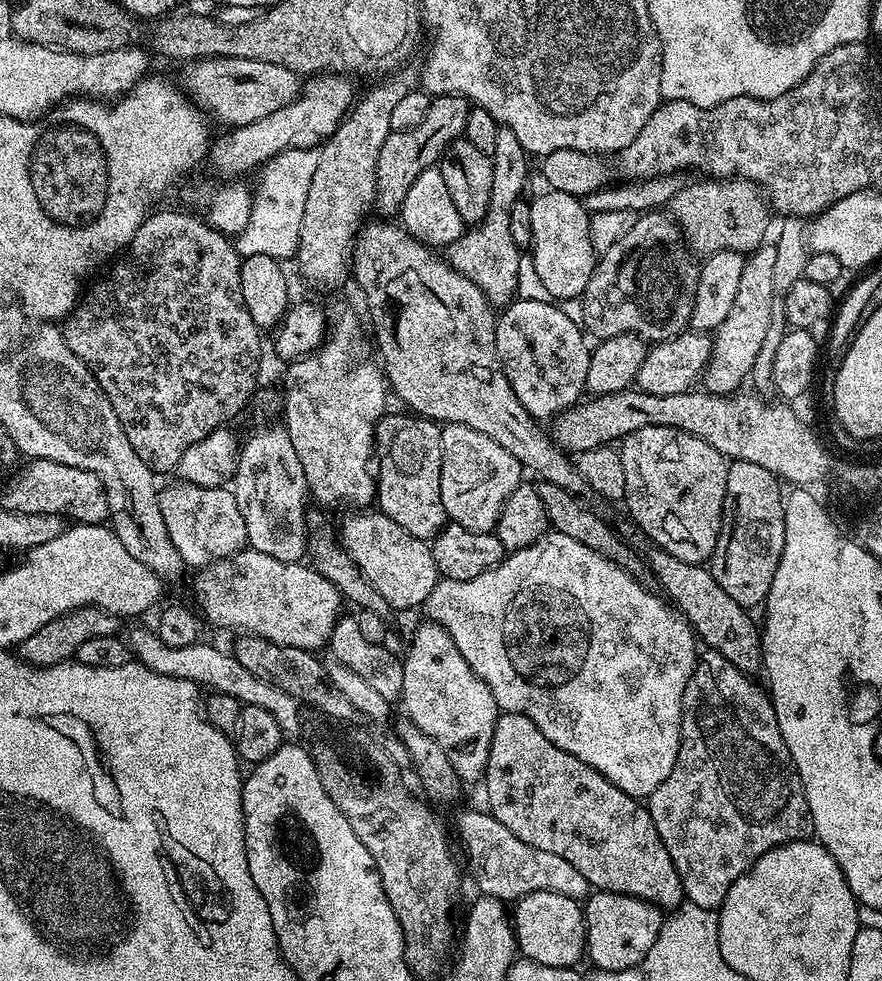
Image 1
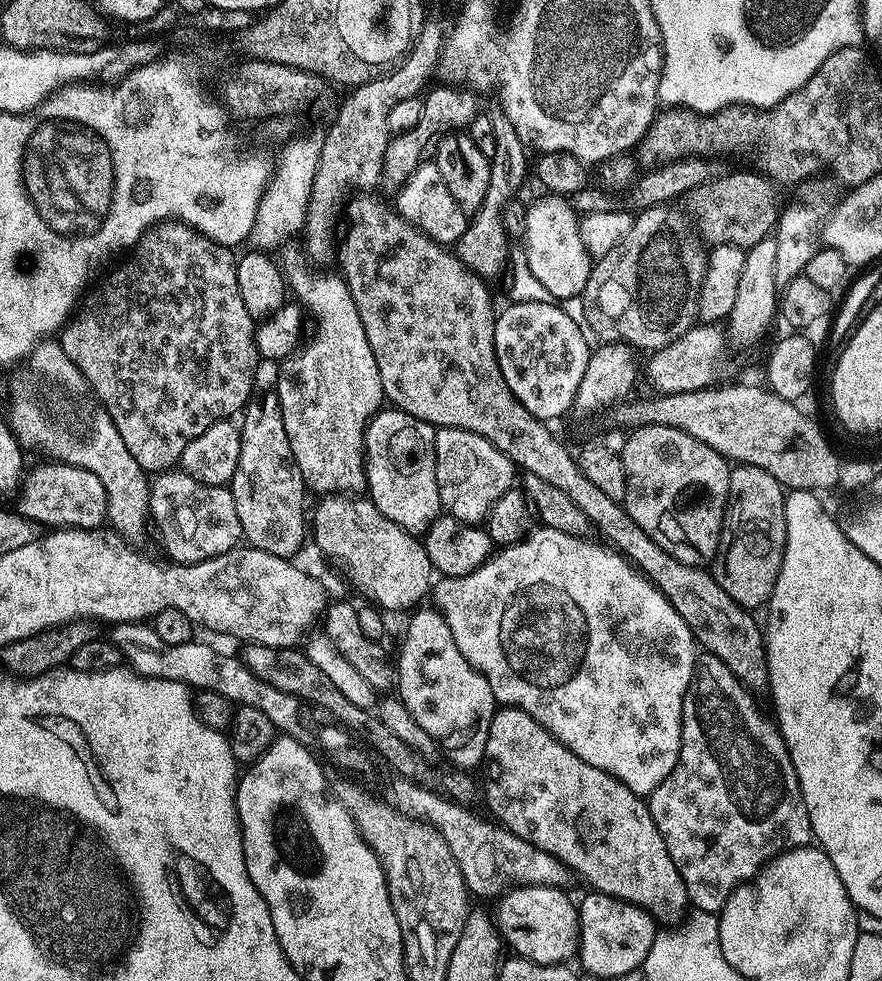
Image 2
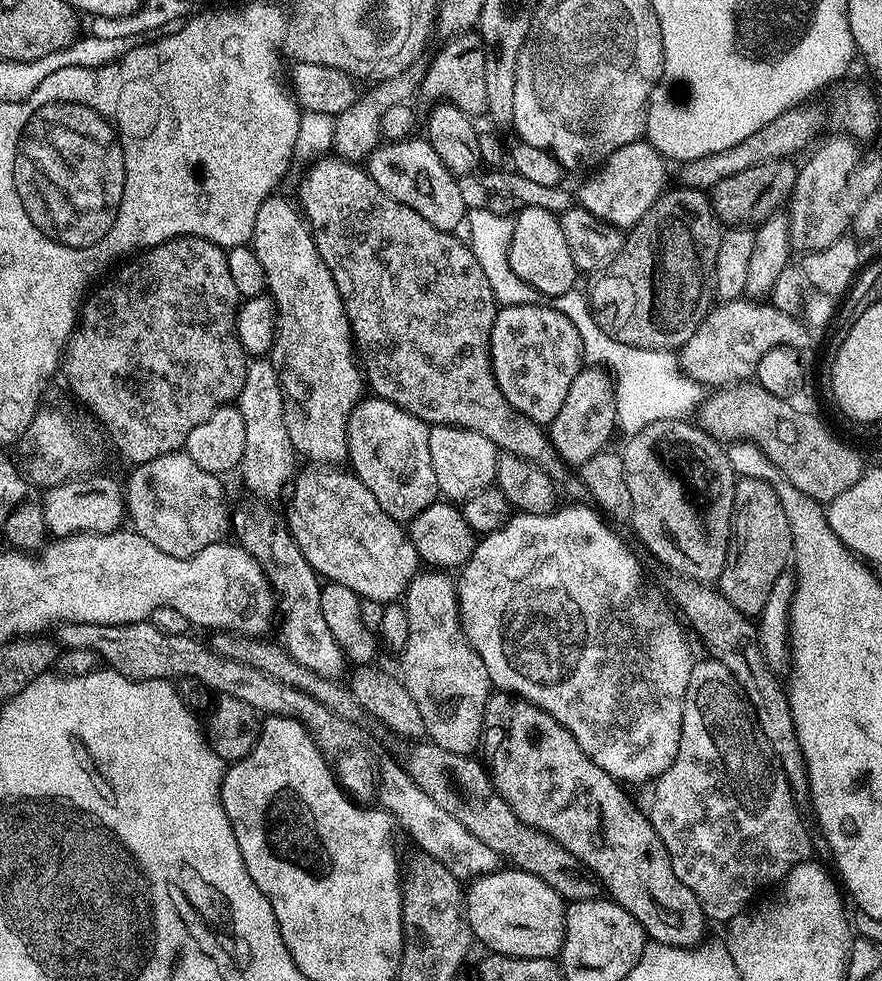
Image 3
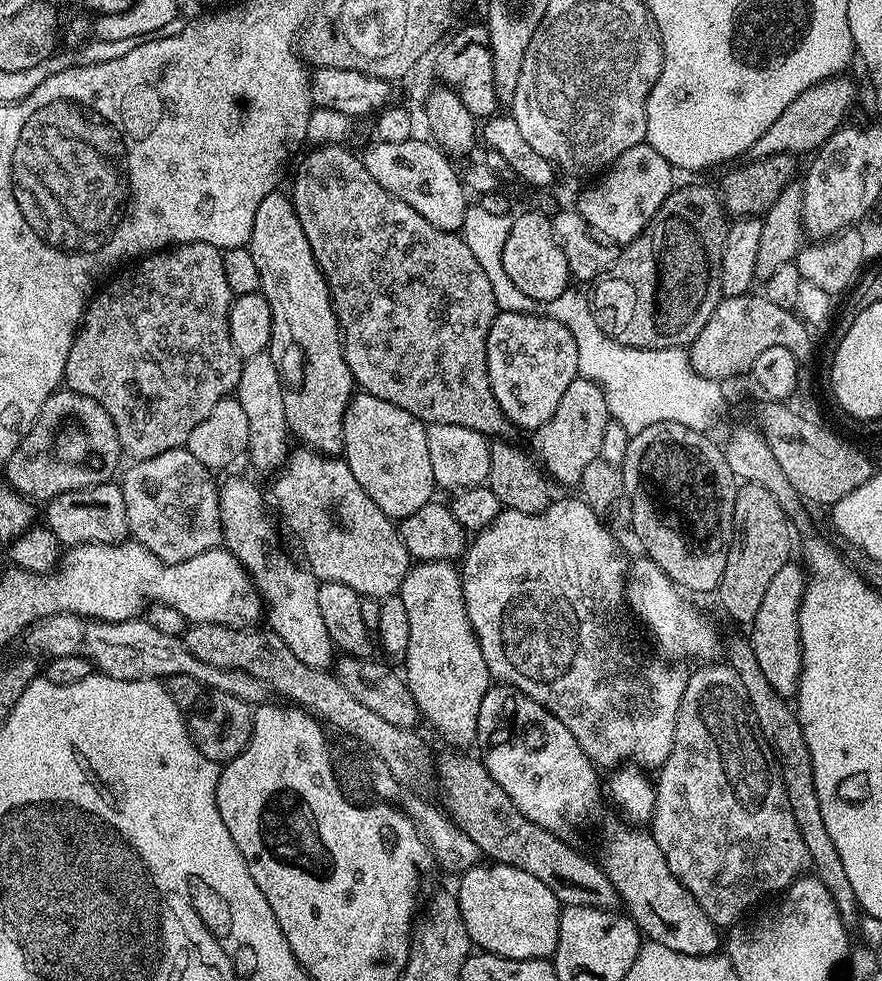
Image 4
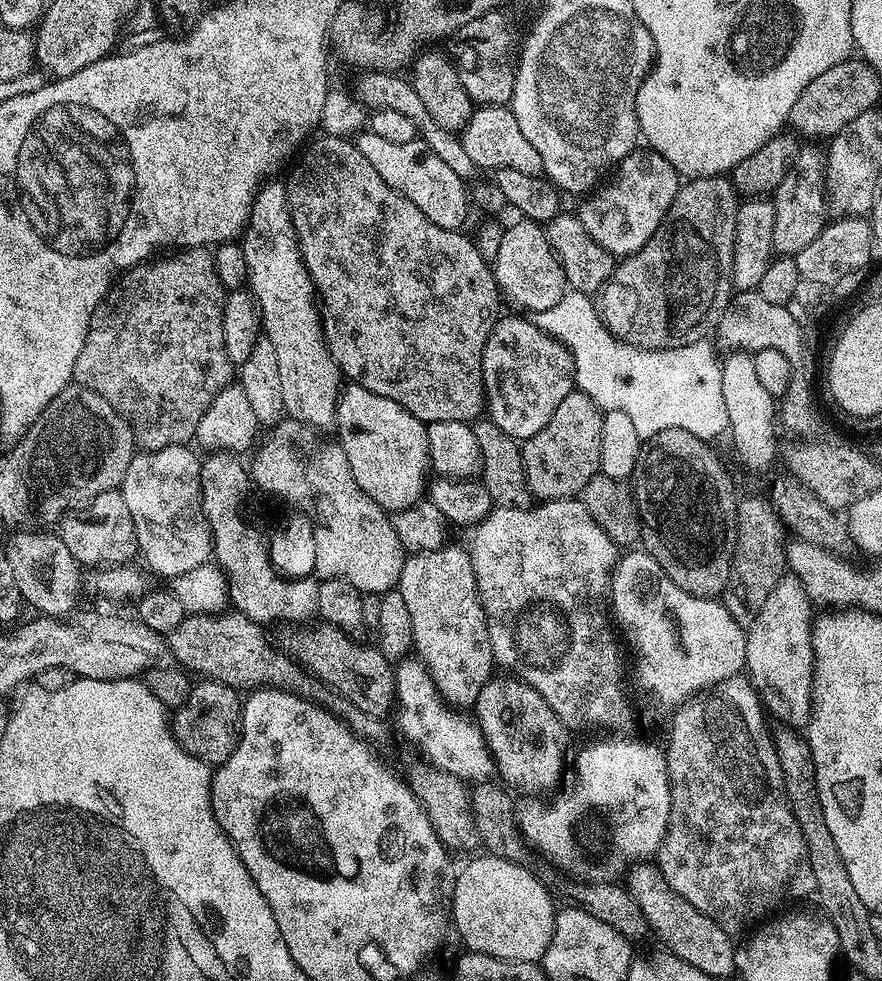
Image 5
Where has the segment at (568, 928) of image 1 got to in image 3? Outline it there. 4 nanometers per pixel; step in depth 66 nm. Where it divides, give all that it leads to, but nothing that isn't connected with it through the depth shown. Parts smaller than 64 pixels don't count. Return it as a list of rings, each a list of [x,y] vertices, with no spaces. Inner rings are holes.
[[[510,866],[506,872],[497,870],[489,876],[471,881],[466,892],[466,915],[468,925],[472,928],[473,937],[488,947],[489,953],[497,956],[517,956],[522,958],[559,957],[560,947],[564,945],[564,931],[566,930],[566,902],[542,878],[529,872],[521,872],[516,866]]]

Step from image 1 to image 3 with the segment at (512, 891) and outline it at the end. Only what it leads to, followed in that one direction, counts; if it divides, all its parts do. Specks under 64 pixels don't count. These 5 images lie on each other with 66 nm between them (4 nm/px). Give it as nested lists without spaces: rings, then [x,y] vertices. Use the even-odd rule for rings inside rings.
[[[384,748],[382,756],[382,803],[384,809],[392,818],[406,830],[416,842],[416,848],[428,856],[442,862],[444,866],[461,882],[470,882],[482,876],[489,876],[499,869],[500,855],[492,850],[486,842],[466,830],[462,822],[438,806],[428,794],[423,793],[405,771],[395,755]]]

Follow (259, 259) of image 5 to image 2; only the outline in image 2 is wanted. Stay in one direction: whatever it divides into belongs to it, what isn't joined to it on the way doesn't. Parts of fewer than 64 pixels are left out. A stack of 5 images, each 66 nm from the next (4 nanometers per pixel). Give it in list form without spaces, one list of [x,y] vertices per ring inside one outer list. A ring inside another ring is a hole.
[[[300,256],[283,262],[282,271],[287,291],[296,295],[295,303],[316,319],[316,333],[309,338],[308,344],[301,343],[291,355],[279,361],[280,373],[274,385],[294,462],[298,462],[298,470],[302,470],[305,485],[311,491],[313,488],[316,494],[363,493],[366,488],[364,432],[369,420],[381,411],[385,398],[370,342],[366,342],[366,330],[362,330],[362,318],[358,318],[358,306],[354,306],[354,298],[350,298],[348,283],[335,271],[311,268]]]

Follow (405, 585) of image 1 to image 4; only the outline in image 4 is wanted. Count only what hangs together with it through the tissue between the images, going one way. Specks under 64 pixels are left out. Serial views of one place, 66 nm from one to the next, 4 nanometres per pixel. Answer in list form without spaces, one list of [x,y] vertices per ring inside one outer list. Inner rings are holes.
[[[296,446],[289,451],[288,459],[276,478],[272,484],[272,496],[289,530],[300,539],[304,547],[303,559],[317,580],[346,582],[346,586],[359,592],[361,597],[385,598],[399,593],[410,567],[406,546],[392,517],[378,510],[374,498],[358,486],[358,478],[350,474],[350,466],[344,459],[323,455],[307,446]]]

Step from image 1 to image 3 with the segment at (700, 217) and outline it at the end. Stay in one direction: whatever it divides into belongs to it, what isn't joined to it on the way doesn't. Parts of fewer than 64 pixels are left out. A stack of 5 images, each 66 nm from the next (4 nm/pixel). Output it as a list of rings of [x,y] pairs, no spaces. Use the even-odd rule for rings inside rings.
[[[776,159],[762,166],[753,166],[720,182],[710,189],[712,210],[724,226],[759,226],[777,215],[791,201],[796,185],[797,165],[791,159]]]

